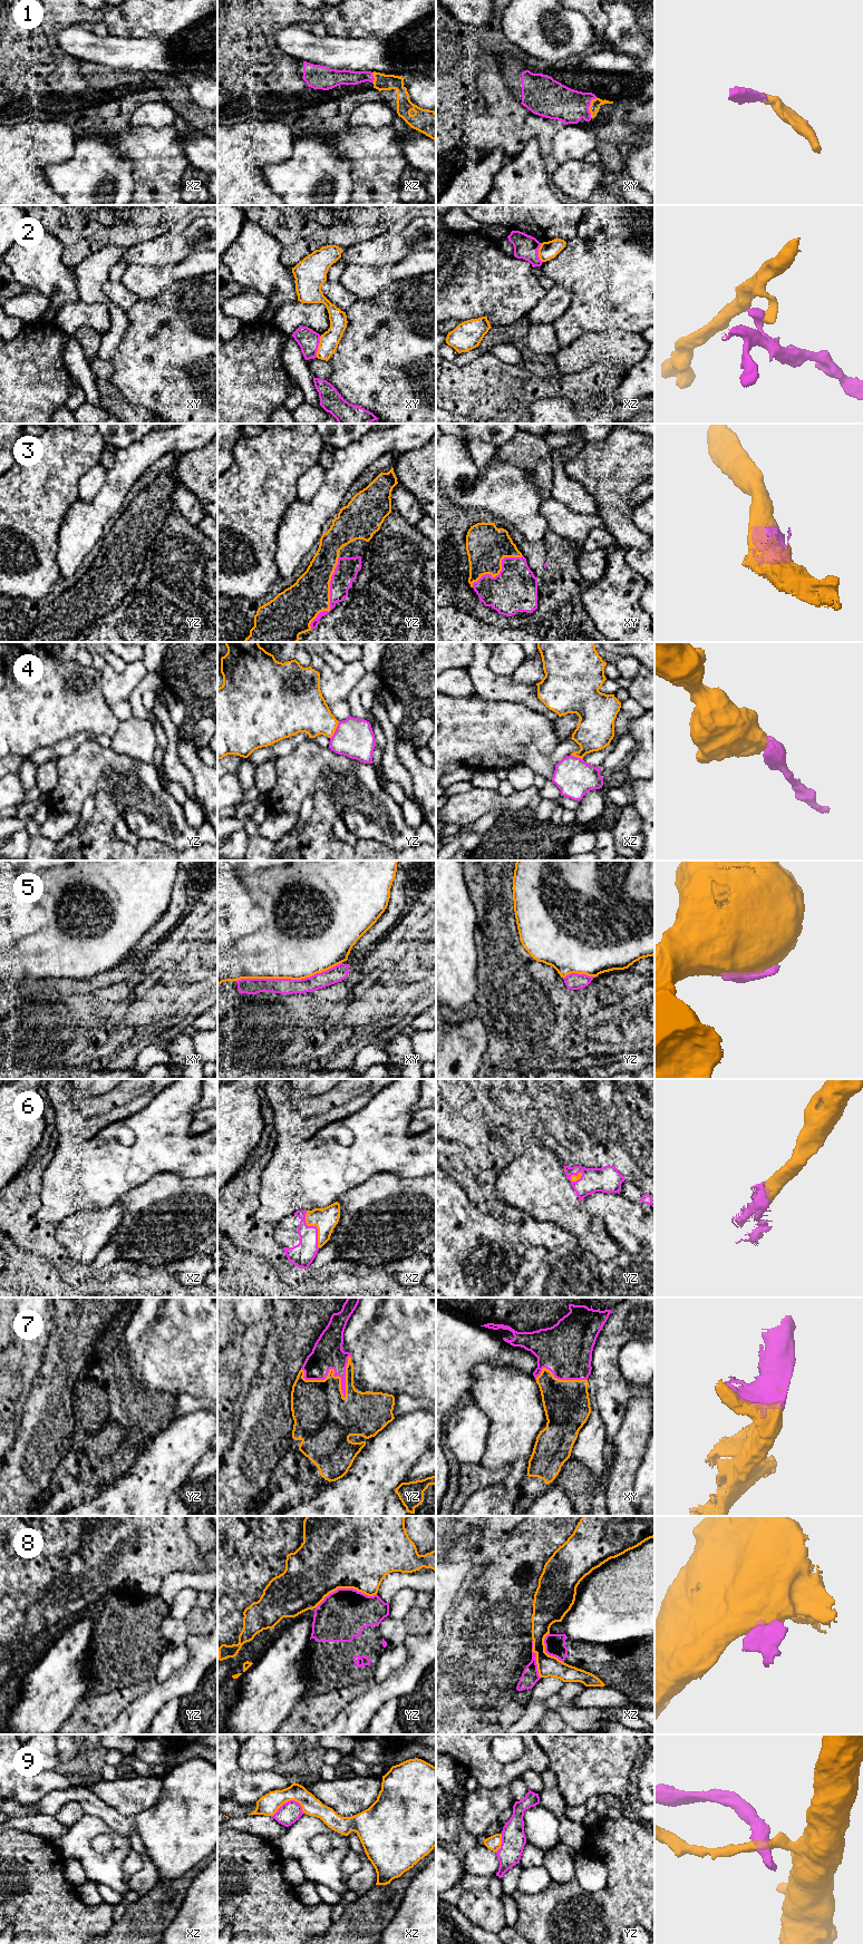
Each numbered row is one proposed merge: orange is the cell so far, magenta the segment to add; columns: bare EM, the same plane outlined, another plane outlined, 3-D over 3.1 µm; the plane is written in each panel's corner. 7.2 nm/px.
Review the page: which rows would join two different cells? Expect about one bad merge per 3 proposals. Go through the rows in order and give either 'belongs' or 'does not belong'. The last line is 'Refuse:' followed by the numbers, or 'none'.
1: belongs
2: does not belong
3: belongs
4: does not belong
5: does not belong
6: belongs
7: belongs
8: does not belong
9: does not belong
Refuse: 2, 4, 5, 8, 9

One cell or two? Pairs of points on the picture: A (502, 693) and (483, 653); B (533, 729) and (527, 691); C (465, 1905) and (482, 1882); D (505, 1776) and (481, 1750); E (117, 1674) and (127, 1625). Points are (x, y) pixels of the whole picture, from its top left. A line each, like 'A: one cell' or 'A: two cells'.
A: one cell
B: two cells
C: two cells
D: one cell
E: one cell

